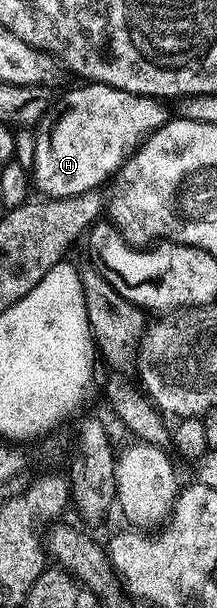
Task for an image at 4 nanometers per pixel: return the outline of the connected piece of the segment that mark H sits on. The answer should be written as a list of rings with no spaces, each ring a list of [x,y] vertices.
[[[101,82],[86,84],[81,90],[72,90],[61,100],[61,110],[52,110],[40,122],[36,143],[32,146],[32,166],[30,182],[37,186],[46,198],[74,198],[77,194],[95,191],[109,181],[123,163],[126,153],[137,143],[145,132],[151,132],[169,121],[170,114],[153,97],[131,94],[113,86],[103,86]]]

